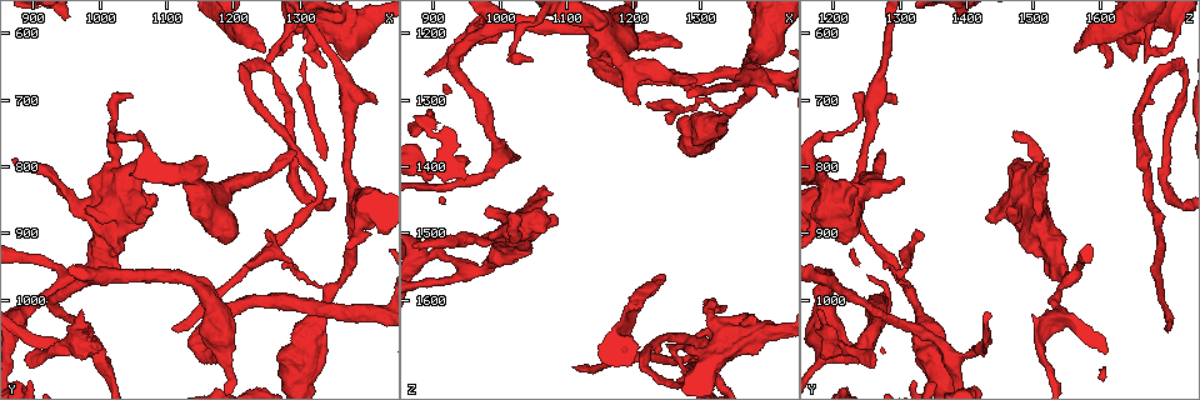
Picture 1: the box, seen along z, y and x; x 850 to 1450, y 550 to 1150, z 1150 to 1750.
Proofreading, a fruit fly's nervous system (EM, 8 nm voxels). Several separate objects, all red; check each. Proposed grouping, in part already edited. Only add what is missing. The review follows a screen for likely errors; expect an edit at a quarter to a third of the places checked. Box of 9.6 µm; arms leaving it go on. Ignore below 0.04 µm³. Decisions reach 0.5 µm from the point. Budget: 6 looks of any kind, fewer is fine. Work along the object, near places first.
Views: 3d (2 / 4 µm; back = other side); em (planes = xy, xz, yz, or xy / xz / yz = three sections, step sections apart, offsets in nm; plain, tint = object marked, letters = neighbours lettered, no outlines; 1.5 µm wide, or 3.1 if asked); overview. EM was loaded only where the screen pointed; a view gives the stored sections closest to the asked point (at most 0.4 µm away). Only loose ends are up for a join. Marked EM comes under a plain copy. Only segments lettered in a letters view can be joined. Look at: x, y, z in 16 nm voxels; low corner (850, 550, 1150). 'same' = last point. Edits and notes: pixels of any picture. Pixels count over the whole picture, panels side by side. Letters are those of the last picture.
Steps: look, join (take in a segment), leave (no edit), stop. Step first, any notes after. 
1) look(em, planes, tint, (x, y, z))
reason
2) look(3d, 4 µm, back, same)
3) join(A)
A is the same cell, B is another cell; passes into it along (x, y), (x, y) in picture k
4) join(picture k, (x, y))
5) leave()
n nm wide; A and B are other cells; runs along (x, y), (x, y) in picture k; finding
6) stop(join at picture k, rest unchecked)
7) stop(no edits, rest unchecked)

look(em, planes, letters, (1250, 625, 1560))
free end

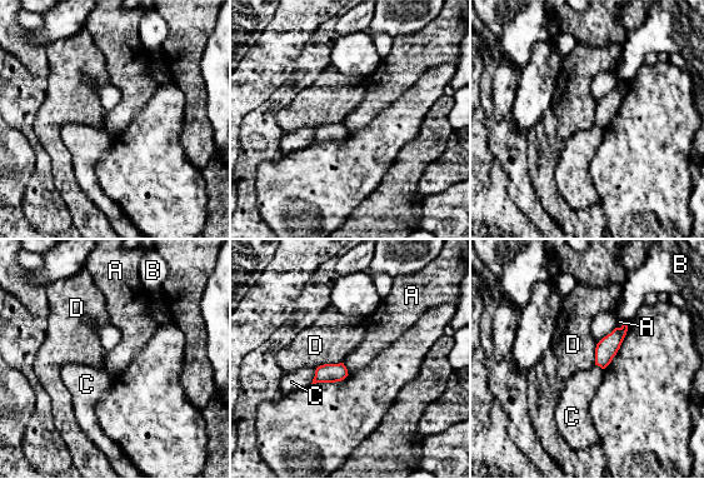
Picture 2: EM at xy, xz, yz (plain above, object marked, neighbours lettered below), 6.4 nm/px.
leave()
A, B, C and D are other cells; border along (343, 363), (349, 374) in picture 2; none of them fits

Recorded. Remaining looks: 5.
look(em, xz, step 4, letters, (1065, 790, 1475))
an open end

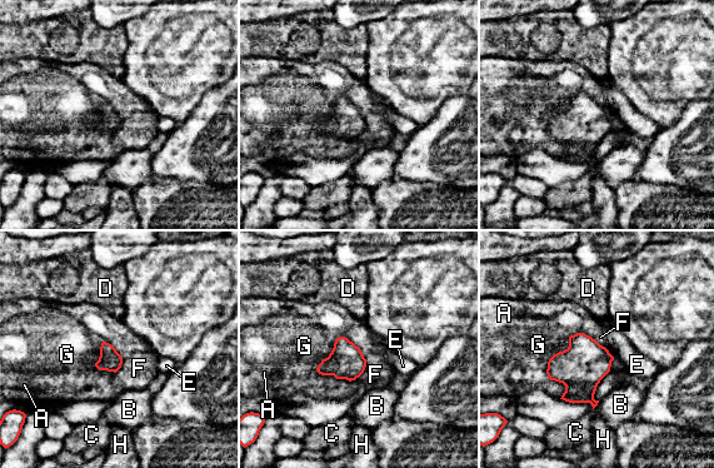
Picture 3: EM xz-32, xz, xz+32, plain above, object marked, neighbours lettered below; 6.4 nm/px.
look(em, planes, letters, same)

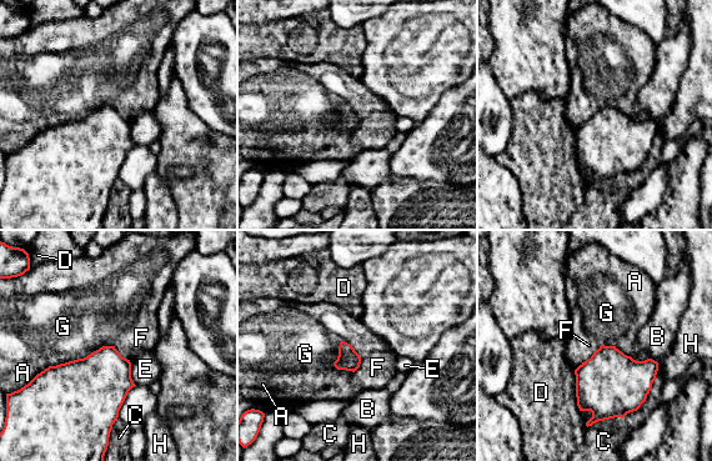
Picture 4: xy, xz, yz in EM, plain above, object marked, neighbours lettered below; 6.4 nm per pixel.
leave()
A, B, C, D, E, F, G and H are other cells; border along (349, 342), (360, 357), (355, 371) in picture 4; no lettered segment goes on from it

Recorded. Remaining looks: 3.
look(3d, 4 µm, (1220, 950, 1310))
free end

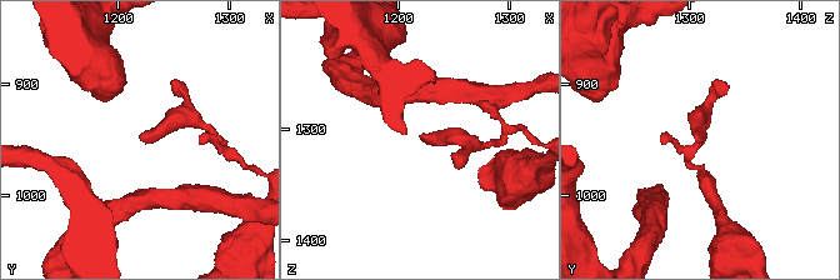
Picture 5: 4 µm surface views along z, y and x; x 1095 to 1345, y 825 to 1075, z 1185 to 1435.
look(em, planes, letters, (1218, 950, 1308))

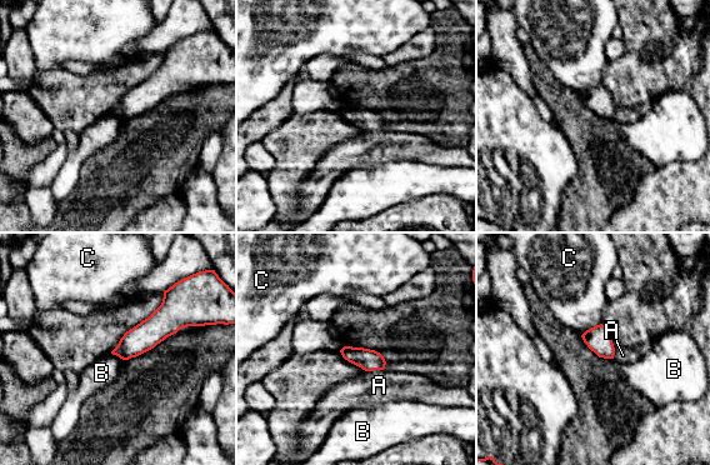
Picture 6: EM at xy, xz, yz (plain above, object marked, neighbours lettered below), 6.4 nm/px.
leave()
A, B and C are other cells; border along (111, 353), (123, 360) in picture 6; no lettered segment goes on from it

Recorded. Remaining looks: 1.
stop(no edits, rest unchecked)

